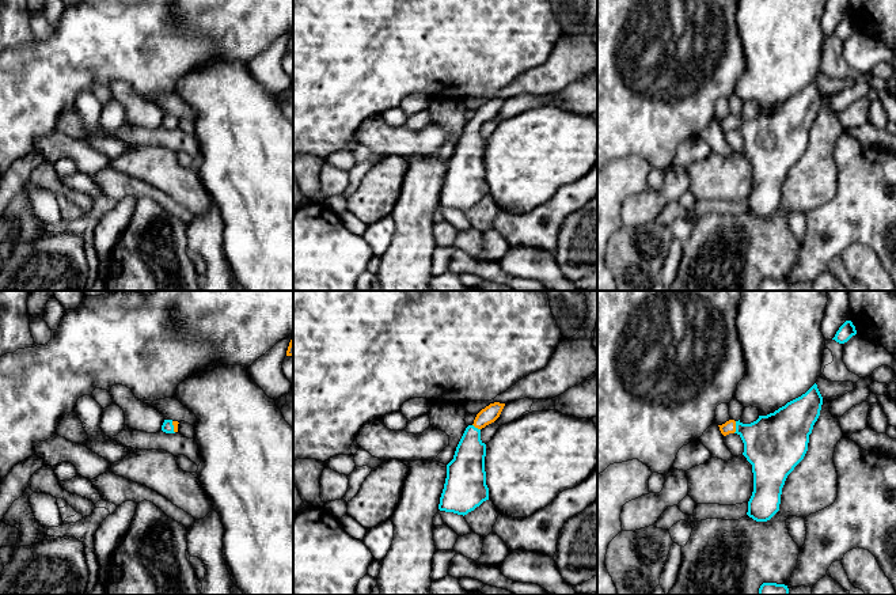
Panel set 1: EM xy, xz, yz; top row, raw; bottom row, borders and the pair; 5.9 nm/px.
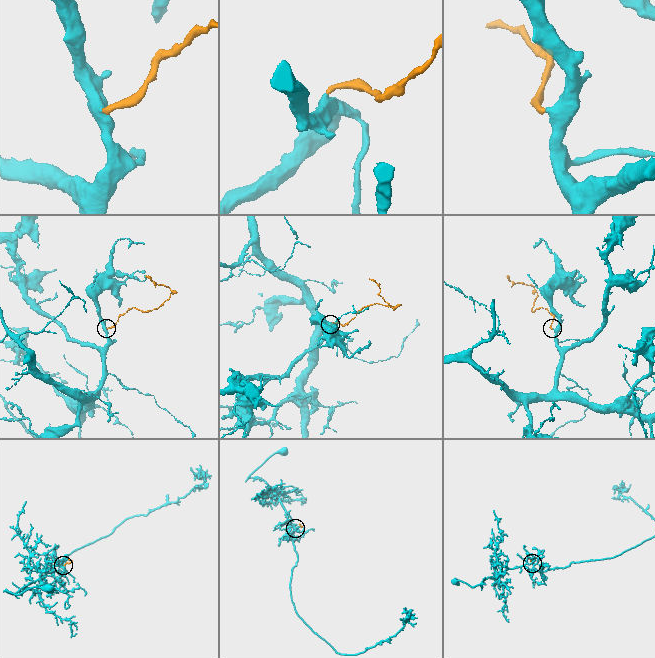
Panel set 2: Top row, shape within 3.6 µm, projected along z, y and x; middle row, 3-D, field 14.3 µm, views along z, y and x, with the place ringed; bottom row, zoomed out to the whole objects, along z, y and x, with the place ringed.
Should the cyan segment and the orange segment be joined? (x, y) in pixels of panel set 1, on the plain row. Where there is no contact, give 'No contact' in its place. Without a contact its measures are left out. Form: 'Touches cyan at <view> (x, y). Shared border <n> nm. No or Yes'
Touches cyan at yz (736, 122). Shared border 70 nm. Yes

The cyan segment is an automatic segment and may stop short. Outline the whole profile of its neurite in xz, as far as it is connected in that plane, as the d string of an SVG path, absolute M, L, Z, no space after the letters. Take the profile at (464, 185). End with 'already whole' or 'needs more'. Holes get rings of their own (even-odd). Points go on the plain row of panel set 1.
M494 98L482 105L472 121L468 121L456 143L453 155L447 160L447 174L438 205L467 211L489 196L486 181L486 140L481 136L481 125L494 118L505 99Z | needs more

